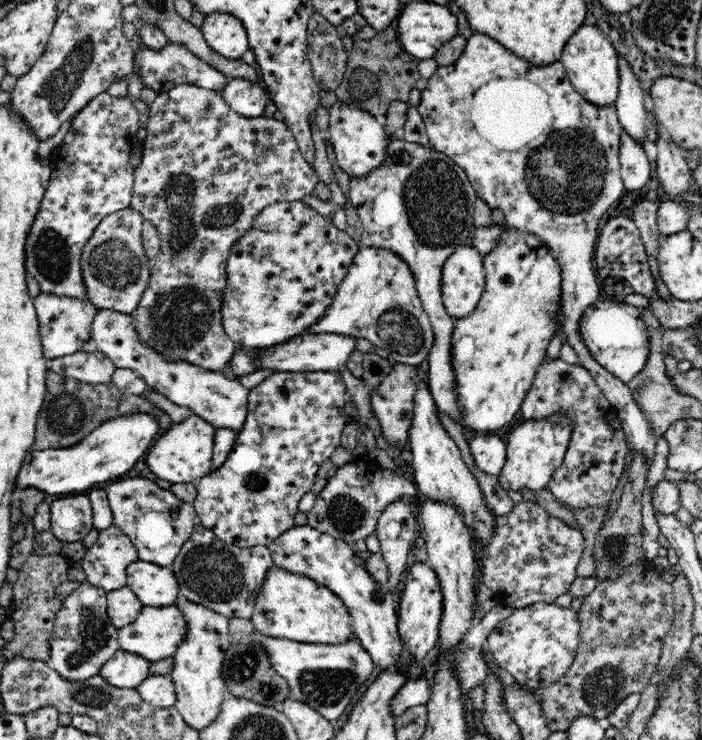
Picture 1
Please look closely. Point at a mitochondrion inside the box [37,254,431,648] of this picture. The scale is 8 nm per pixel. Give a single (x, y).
(179, 318)

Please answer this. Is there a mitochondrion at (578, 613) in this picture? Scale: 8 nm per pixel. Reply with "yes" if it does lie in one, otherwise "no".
no

